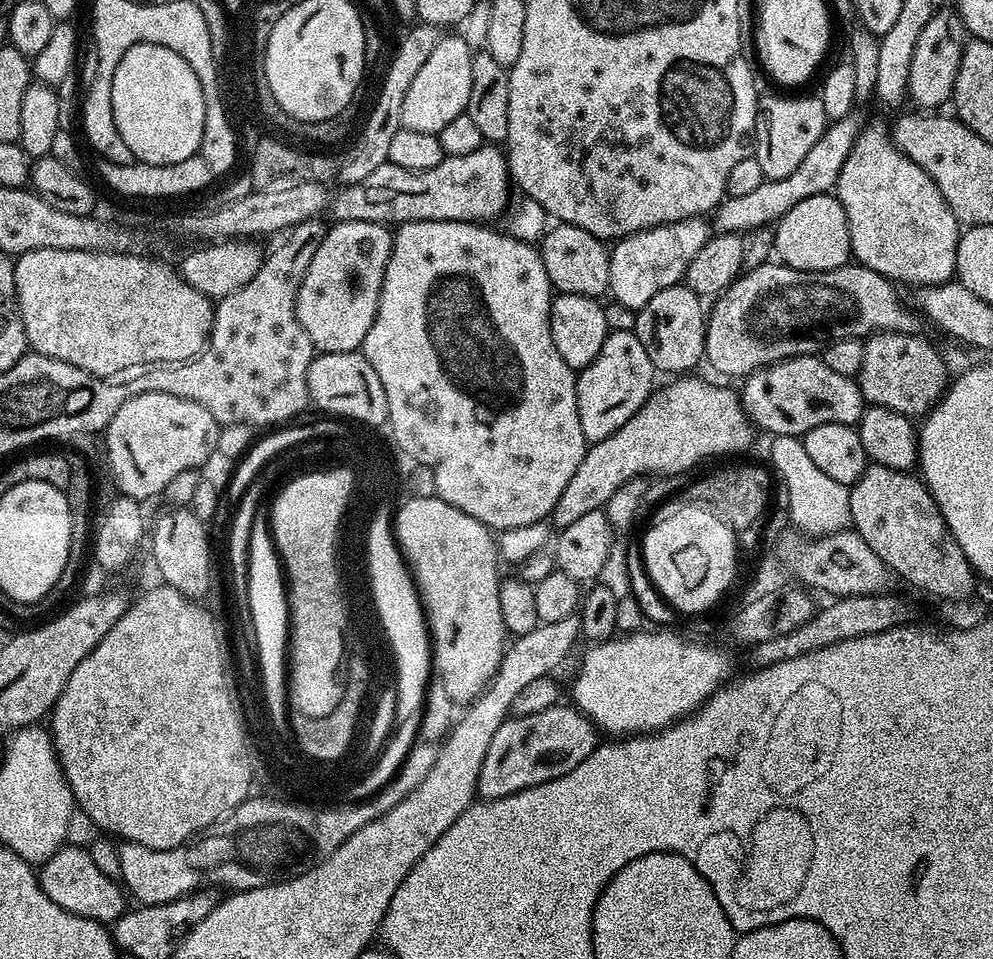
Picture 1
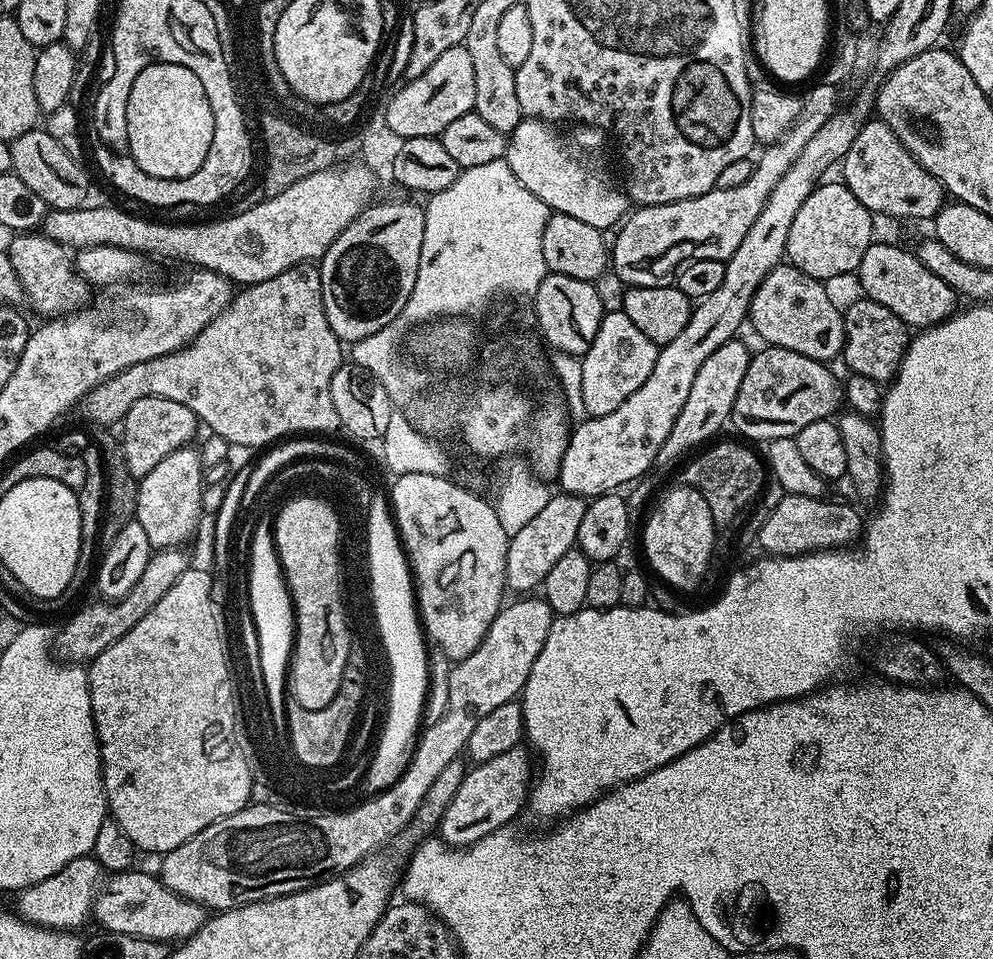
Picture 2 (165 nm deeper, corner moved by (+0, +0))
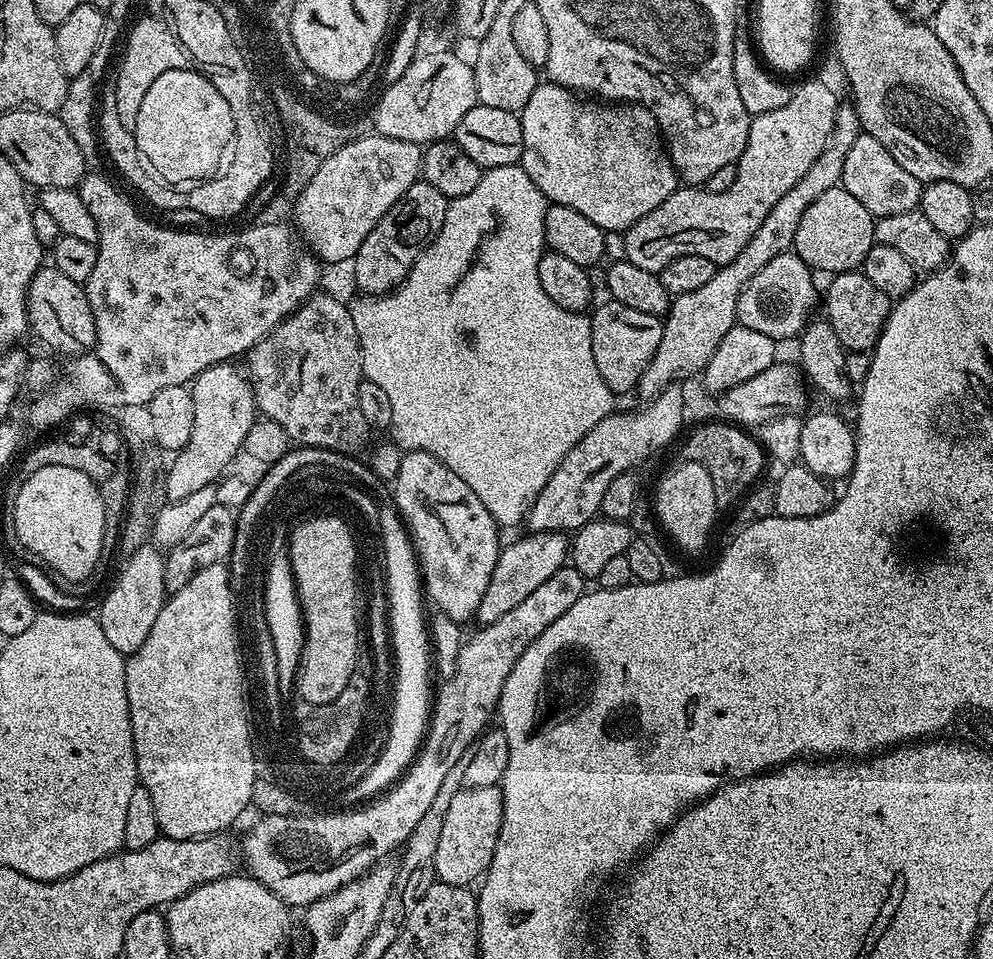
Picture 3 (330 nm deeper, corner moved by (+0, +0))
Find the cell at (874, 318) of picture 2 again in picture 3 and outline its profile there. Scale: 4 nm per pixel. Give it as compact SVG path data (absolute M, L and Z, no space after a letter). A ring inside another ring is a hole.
M863 271L837 272L831 277L828 284L828 293L823 293L822 308L826 313L828 325L838 334L838 342L848 352L868 352L875 348L878 338L884 329L884 323L888 320L888 314L892 311L893 301L874 286Z

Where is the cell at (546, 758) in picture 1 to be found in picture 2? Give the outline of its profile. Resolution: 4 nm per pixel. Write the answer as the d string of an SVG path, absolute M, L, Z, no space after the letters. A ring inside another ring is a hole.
M524 746L506 750L506 754L498 754L498 758L490 758L490 762L469 767L462 778L462 786L458 786L458 794L450 798L450 806L446 806L446 814L442 814L438 825L439 839L454 848L469 848L474 842L486 838L486 834L494 834L494 830L509 827L515 821L512 819L519 814L520 807L523 809L527 805L533 783L534 760L529 749Z

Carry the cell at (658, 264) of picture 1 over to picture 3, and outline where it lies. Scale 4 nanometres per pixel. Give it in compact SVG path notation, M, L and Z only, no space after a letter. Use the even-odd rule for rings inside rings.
M808 80L799 89L793 91L790 102L786 106L781 106L778 110L770 110L770 114L752 117L752 125L748 131L748 141L746 150L740 155L736 164L736 177L734 186L730 186L721 192L709 192L701 190L696 186L680 186L676 191L662 202L662 206L654 206L646 218L631 224L624 232L626 242L625 260L634 262L634 266L642 266L642 270L650 270L659 273L674 258L682 258L686 254L698 254L702 258L710 258L710 262L715 264L729 264L754 238L754 230L766 222L766 214L774 210L774 202L814 166L814 158L822 154L822 150L830 136L830 130L836 117L838 99L832 93L832 88L828 84L823 84L820 80Z

